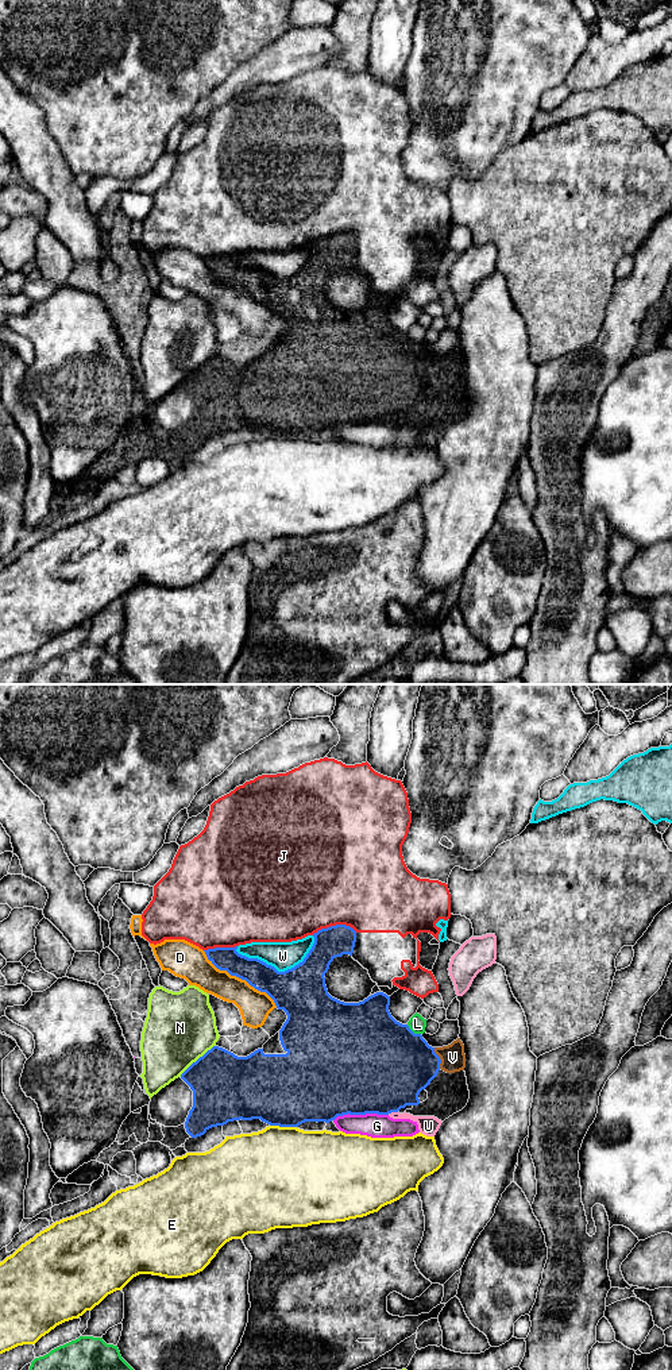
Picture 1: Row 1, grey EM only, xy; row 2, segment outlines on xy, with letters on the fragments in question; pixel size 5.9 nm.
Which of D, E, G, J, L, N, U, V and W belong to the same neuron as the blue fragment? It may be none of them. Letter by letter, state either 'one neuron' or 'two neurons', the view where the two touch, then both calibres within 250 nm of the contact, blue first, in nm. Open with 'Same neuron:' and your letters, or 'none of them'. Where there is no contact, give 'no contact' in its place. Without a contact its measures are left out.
Same neuron: G, V
D: two neurons | xy | 180/190 nm
E: two neurons | xy | 440/500 nm
G: one neuron | xy | 500/140 nm
J: two neurons | xy | 190/480 nm
L: two neurons | xy | 500/100 nm
N: two neurons | xy | 400/420 nm
U: two neurons | xy | 500/120 nm
V: one neuron | xy | 420/150 nm
W: two neurons | xy | 300/170 nm

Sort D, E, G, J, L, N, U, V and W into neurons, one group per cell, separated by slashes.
D / E / G V / J / L / N / U / W

